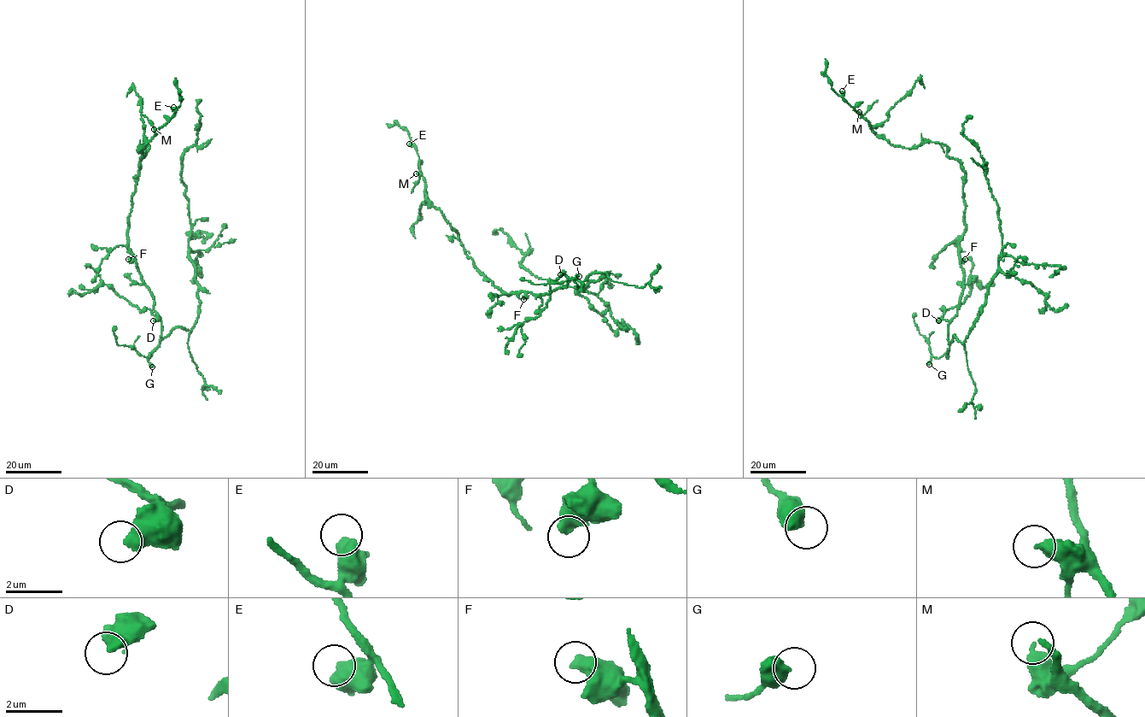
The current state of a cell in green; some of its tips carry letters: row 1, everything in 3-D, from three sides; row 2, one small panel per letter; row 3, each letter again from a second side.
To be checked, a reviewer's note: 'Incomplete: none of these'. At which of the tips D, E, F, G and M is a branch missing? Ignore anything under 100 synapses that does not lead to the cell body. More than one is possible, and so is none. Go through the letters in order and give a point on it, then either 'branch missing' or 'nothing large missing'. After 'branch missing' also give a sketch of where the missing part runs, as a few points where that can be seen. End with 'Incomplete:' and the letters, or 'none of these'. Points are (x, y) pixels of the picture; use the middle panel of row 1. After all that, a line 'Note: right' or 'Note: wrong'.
D: place (560, 274); nothing large missing
E: place (409, 143); nothing large missing
F: place (523, 299); nothing large missing
G: place (579, 276); nothing large missing
M: place (416, 173); nothing large missing
Incomplete: none of these
Note: right

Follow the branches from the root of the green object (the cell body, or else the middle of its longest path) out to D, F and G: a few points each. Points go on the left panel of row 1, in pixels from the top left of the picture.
D: (149, 290), (154, 297), (154, 309), (160, 317), (153, 320)
F: (149, 290), (142, 279), (137, 263), (128, 259)
G: (149, 290), (154, 297), (154, 309), (161, 326), (160, 343), (148, 359), (152, 367)

